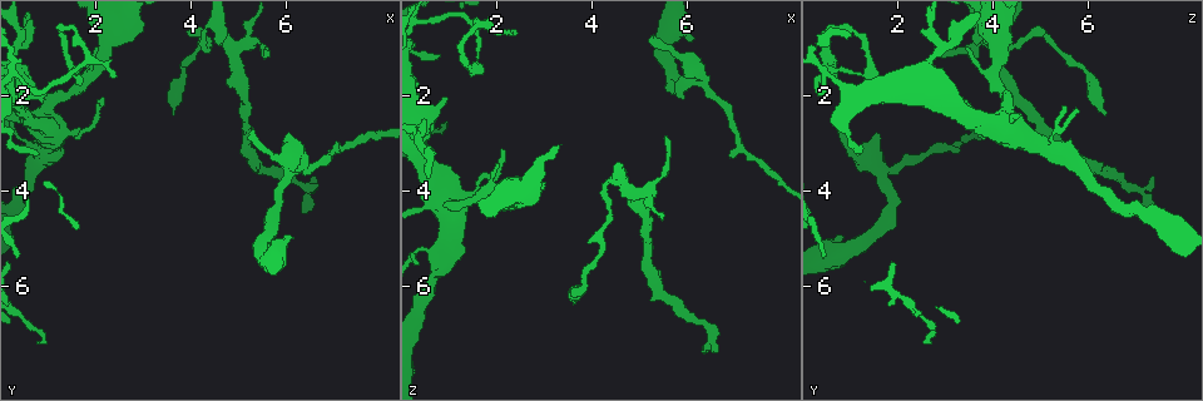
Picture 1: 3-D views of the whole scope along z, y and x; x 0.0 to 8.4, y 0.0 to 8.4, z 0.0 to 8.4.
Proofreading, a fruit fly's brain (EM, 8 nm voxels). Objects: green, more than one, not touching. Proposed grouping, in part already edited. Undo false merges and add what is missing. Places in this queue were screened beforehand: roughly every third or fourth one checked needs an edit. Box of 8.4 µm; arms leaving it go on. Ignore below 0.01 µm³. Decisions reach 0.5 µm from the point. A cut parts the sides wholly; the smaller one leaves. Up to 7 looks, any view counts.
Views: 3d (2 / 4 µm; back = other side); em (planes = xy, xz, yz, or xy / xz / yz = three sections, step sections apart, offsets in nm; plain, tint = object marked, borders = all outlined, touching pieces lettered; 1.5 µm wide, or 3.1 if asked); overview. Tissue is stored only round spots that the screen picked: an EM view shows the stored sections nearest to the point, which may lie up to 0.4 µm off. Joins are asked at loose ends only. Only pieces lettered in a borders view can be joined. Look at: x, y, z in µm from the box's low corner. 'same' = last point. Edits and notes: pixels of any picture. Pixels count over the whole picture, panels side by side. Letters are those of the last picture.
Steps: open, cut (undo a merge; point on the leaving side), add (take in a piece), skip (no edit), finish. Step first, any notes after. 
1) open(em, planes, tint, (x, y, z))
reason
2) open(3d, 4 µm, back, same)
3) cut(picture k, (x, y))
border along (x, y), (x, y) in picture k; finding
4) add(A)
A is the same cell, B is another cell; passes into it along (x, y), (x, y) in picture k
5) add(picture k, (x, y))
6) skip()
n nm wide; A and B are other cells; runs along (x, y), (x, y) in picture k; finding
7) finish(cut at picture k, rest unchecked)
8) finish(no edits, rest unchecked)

open(3d, 2 µm, (2.45, 1.60, 0.60))
thin end

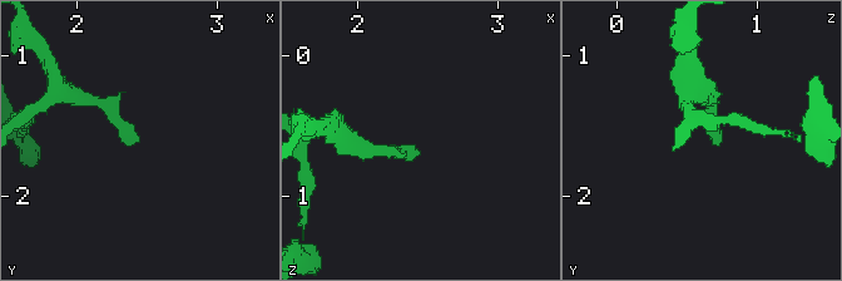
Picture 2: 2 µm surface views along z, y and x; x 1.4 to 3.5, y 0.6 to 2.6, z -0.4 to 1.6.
open(em, planes, borders, (2.42, 1.56, 0.66))

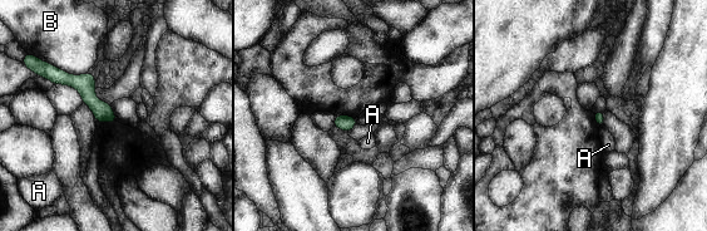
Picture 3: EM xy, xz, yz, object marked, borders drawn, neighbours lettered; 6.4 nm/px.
skip()
A and B are other cells; no lettered piece goes on from it

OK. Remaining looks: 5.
open(em, planes, tint, (5.55, 1.20, 2.90))
branch stops here

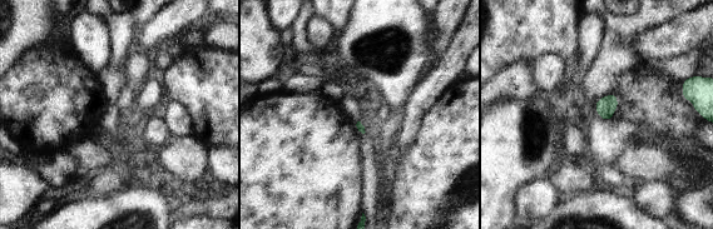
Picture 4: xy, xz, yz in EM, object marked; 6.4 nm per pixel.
open(em, planes, borders, same)

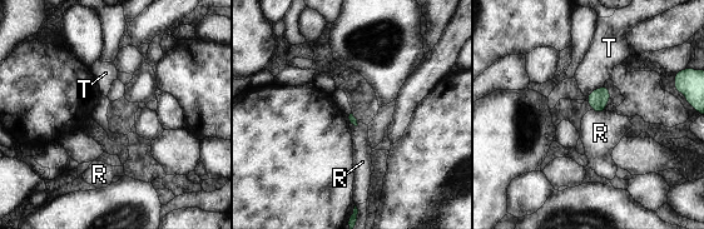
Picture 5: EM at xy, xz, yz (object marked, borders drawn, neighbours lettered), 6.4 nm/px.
skip()
R and T are other cells; border along (593, 109), (605, 111) in picture 5; no lettered piece goes on from it

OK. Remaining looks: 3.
open(3d, 2 µm, (5.95, 2.80, 1.65))
an open end

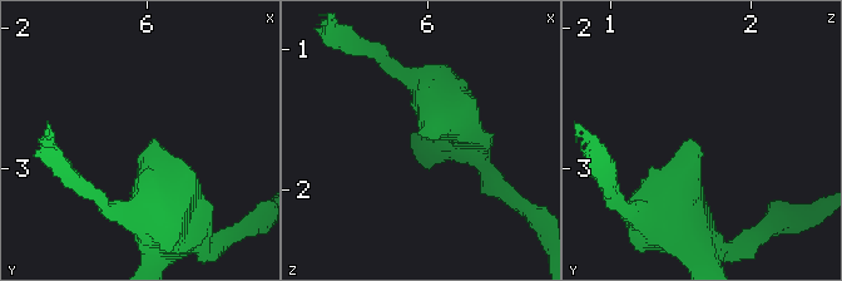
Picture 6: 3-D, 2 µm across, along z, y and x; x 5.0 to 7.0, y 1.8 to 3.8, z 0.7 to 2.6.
open(em, planes, borders, (6.02, 2.84, 1.66))
now the EM

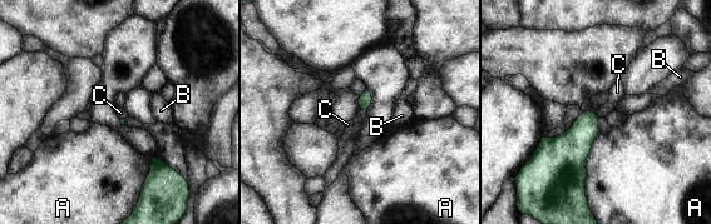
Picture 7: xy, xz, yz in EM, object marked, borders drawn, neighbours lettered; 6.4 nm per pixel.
add(C)
C is the same cell, A and B are other cells; the cell continues

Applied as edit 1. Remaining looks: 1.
finish(add at picture 7, rest unchecked)

